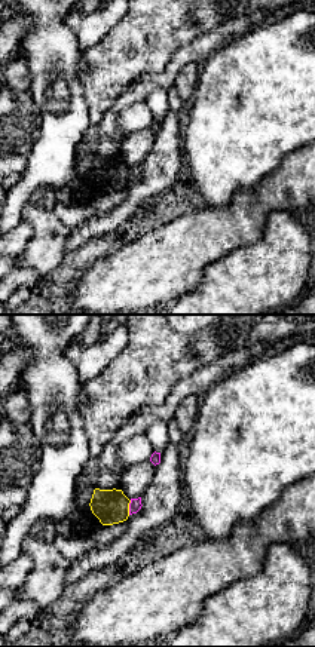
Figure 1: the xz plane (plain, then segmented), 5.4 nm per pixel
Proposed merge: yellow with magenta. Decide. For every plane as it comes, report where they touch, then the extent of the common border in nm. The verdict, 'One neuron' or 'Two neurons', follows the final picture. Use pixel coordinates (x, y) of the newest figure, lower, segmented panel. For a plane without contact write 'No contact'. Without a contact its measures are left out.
Touches yellow at (128, 508). Shared border 80 nm

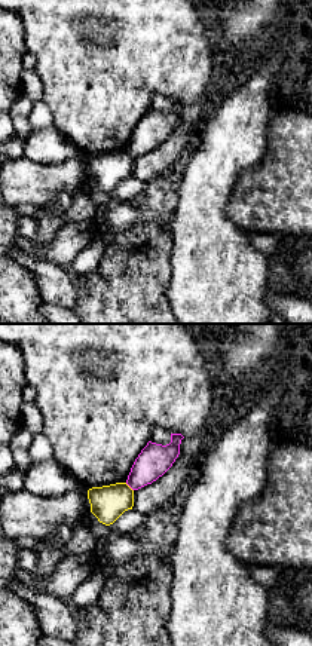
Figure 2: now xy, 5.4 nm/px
Touches yellow at (130, 487). Shared border 60 nm

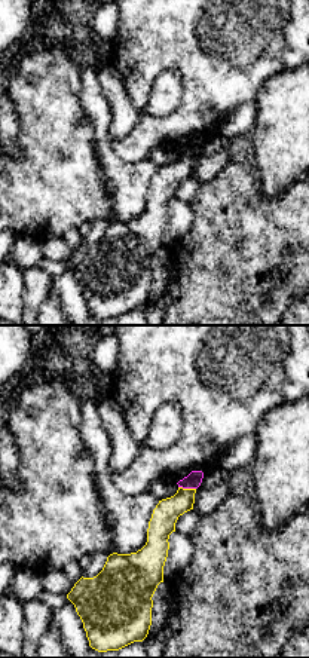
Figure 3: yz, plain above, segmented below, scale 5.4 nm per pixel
Touches yellow at (187, 489). Shared border 100 nm

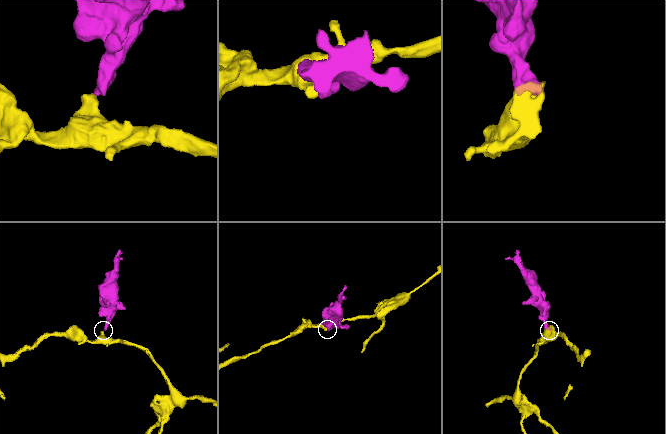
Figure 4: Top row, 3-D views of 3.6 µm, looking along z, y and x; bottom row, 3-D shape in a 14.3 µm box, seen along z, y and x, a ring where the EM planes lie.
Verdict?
Two neurons

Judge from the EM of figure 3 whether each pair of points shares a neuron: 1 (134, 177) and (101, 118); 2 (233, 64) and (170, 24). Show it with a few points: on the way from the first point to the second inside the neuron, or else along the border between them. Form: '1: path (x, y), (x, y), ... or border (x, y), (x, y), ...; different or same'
1: path (118, 167), (107, 156), (101, 134); same
2: path (217, 48), (193, 24), (186, 24); same

